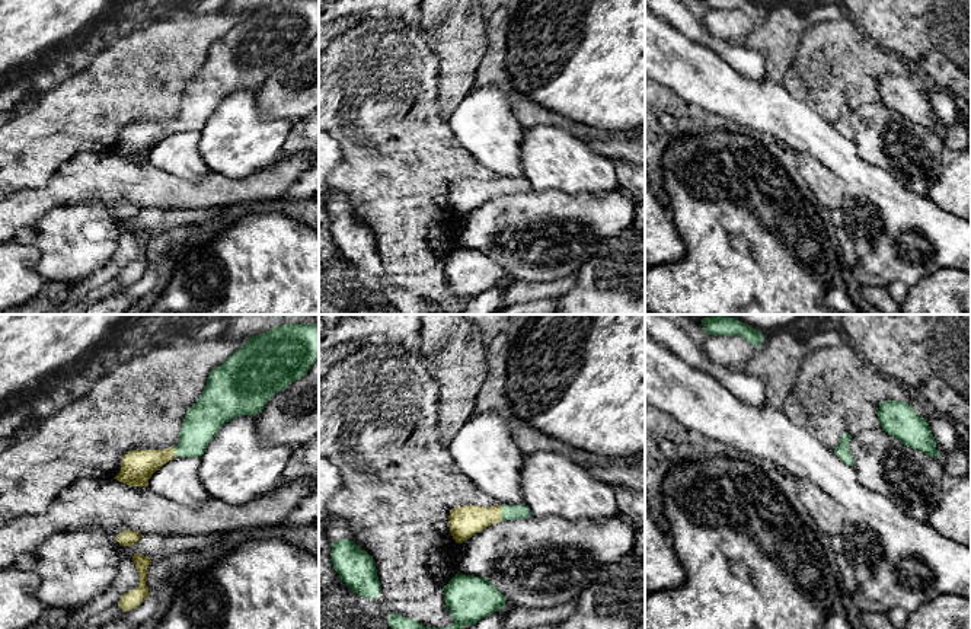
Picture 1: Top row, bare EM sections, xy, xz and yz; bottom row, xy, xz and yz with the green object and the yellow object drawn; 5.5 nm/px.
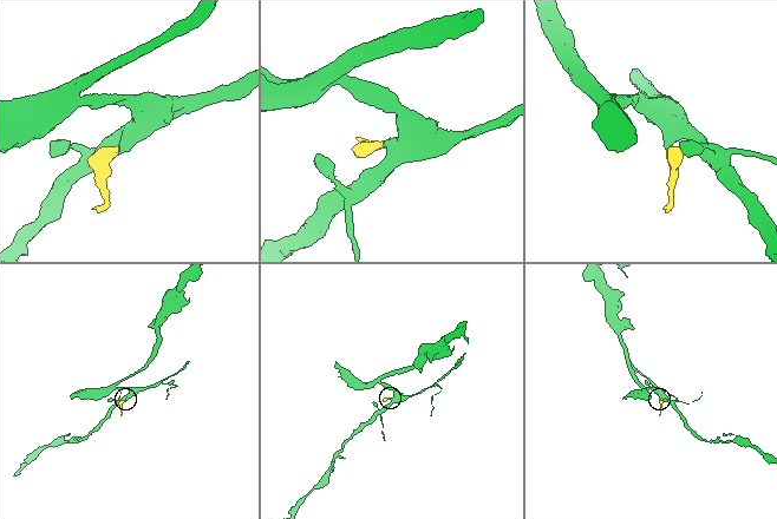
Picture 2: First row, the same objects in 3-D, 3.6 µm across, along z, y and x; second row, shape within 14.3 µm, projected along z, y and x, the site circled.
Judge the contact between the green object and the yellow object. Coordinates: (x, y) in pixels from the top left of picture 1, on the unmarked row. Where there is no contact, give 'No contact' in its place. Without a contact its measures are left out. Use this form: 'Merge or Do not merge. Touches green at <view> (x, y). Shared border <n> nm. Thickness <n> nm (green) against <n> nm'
Merge. Touches green at xz (502, 187). Shared border 80 nm. Thickness 80 nm (green) against 180 nm

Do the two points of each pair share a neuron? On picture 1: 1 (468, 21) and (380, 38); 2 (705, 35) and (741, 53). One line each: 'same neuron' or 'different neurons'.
1: different neurons
2: same neuron

